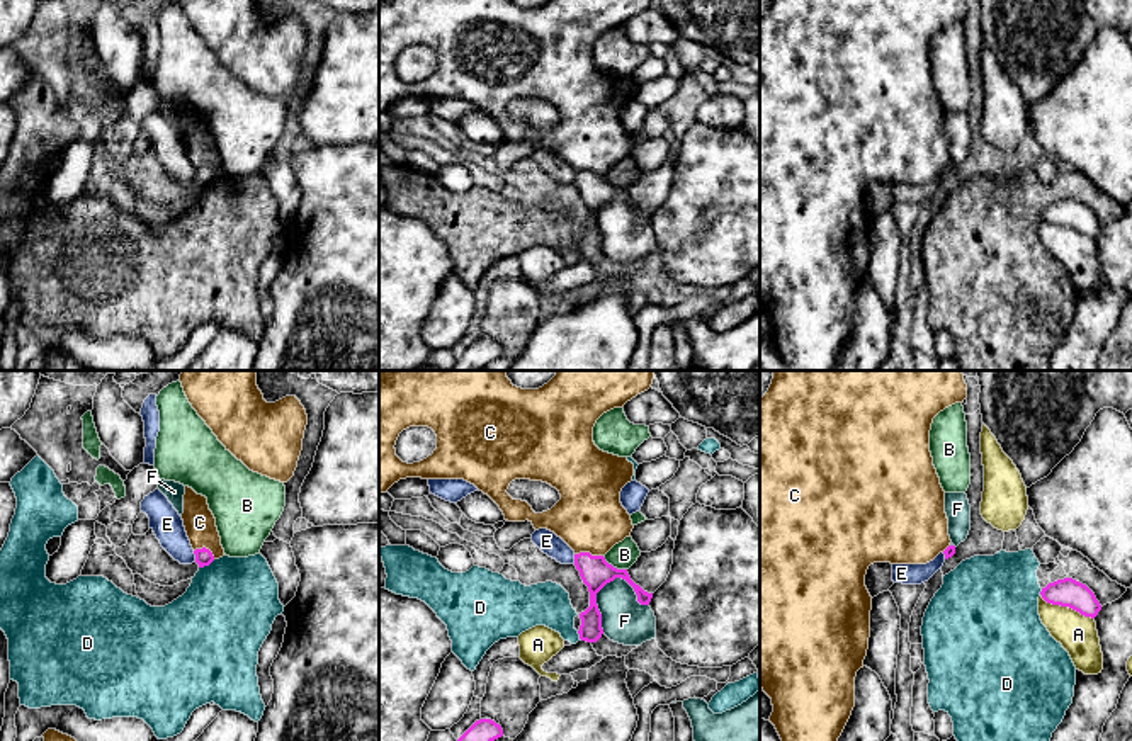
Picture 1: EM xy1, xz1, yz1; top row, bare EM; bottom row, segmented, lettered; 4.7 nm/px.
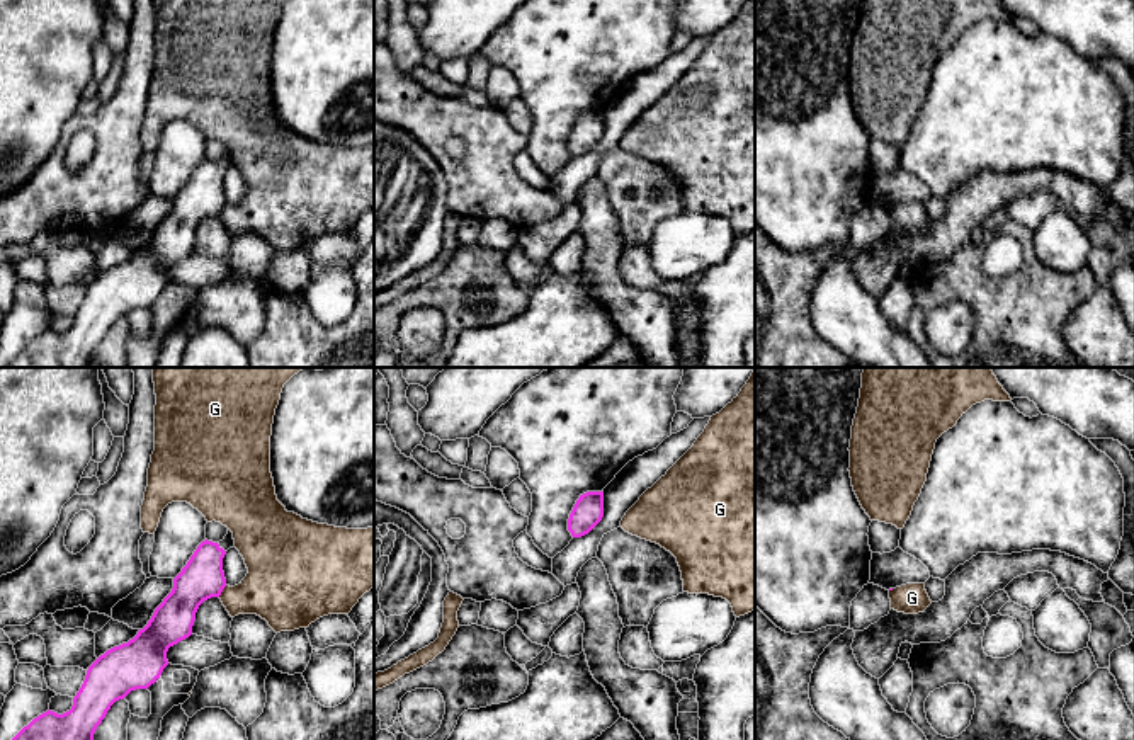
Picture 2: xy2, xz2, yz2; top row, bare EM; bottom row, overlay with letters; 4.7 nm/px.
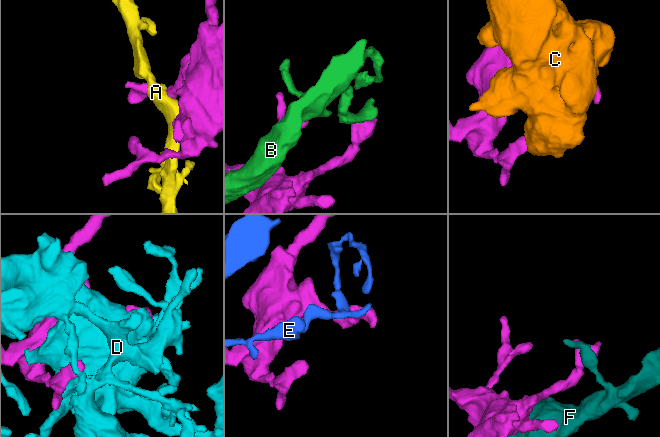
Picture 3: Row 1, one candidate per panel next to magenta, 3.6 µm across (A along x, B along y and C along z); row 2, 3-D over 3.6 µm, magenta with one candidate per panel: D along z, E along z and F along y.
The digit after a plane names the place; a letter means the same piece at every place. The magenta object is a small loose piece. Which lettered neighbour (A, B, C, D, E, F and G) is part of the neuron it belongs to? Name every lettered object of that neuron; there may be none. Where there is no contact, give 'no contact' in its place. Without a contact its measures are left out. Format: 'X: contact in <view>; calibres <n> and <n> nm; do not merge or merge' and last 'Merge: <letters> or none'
A: contact in yz1; calibres 140 and 180 nm; do not merge
B: contact in xz1; calibres 150 and 120 nm; do not merge
C: contact in xz1; calibres 150 and 320 nm; do not merge
D: contact in xy1; calibres 80 and 440 nm; do not merge
E: contact in xy1; calibres 80 and 150 nm; do not merge
F: contact in xz1; calibres 150 and 220 nm; do not merge
G: contact in xy2; calibres 200 and 300 nm; do not merge
Merge: none

